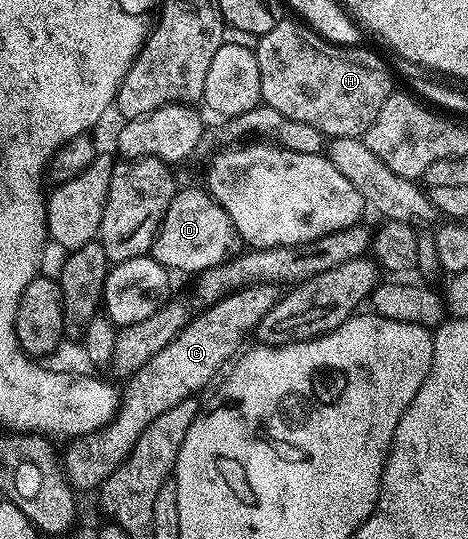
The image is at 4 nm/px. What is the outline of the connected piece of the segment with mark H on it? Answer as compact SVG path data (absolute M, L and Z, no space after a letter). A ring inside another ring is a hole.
M284 19L273 31L258 38L254 48L261 70L262 104L317 127L324 138L362 138L377 119L381 103L393 91L387 65L366 47L347 48L335 45L317 34L299 19Z

